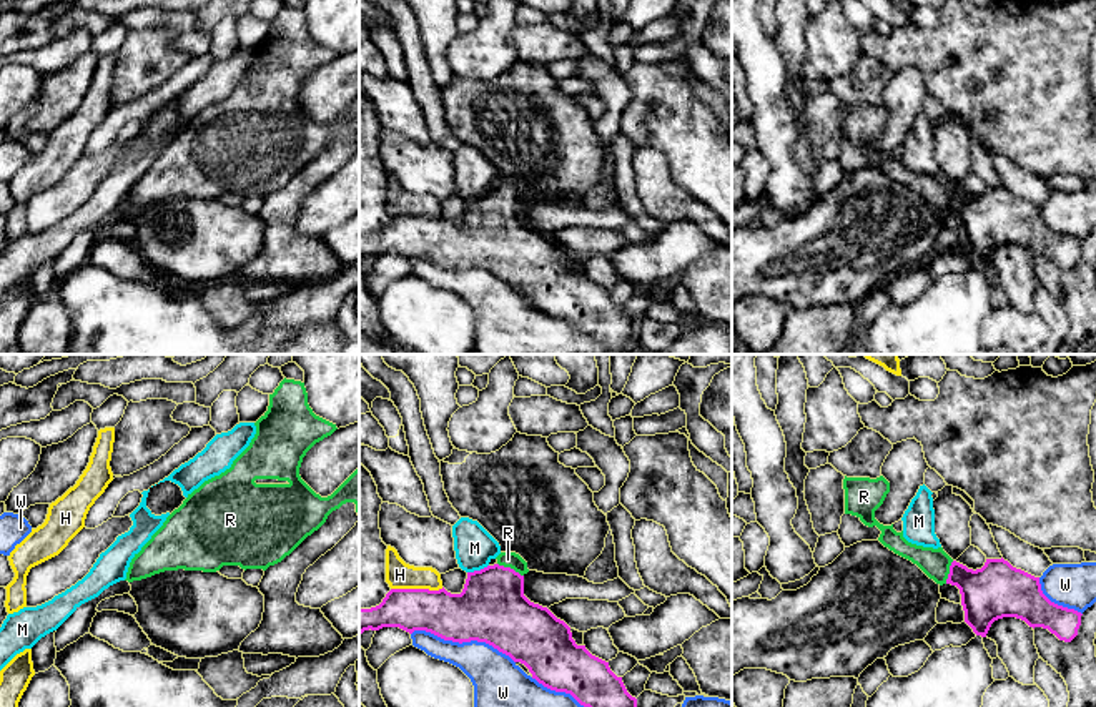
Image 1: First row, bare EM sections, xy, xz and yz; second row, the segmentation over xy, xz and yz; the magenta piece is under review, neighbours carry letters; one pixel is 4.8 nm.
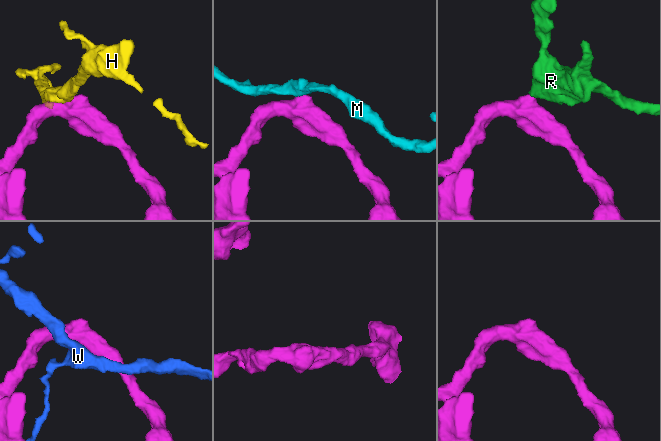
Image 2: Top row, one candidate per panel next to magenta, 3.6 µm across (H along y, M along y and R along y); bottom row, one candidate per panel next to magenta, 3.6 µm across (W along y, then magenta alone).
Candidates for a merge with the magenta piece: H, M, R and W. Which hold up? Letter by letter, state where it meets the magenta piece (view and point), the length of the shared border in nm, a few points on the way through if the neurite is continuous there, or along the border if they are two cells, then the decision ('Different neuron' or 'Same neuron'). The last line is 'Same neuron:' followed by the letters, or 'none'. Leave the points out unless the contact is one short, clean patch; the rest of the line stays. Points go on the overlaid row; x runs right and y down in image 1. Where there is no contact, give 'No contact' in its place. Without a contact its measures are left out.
H: Touches magenta at xz (416, 589). Shared border 260 nm. Boundary: xz (443, 588), (391, 589). Different neuron
M: Touches magenta at xz (478, 571). Shared border 110 nm. Boundary: xz (488, 564), (468, 573). Different neuron
R: Touches magenta at xz (509, 568). Shared border 140 nm. Path across: xz (493, 608), (493, 598), (509, 568), (508, 559). Same neuron
W: Touches magenta at xz (463, 641). Shared border 500 nm. Different neuron
Same neuron: R

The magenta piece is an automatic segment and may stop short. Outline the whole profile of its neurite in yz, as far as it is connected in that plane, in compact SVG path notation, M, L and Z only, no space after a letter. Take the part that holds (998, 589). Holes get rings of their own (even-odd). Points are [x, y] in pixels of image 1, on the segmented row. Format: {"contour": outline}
{"contour": "M880 476L870 477L847 477L843 479L845 489L845 514L857 516L865 526L876 526L881 534L878 541L895 554L916 564L936 584L951 584L960 589L961 606L965 611L965 622L976 635L986 637L991 624L1003 617L1016 617L1024 620L1029 627L1043 627L1054 634L1059 640L1071 642L1078 635L1081 625L1081 612L1051 602L1041 591L1039 577L1034 577L1021 569L1013 567L1008 561L986 559L981 569L968 569L966 566L953 561L943 547L923 547L908 542L903 531L896 532L891 526L883 526L875 519L875 511L883 504L890 492L890 482Z"}

